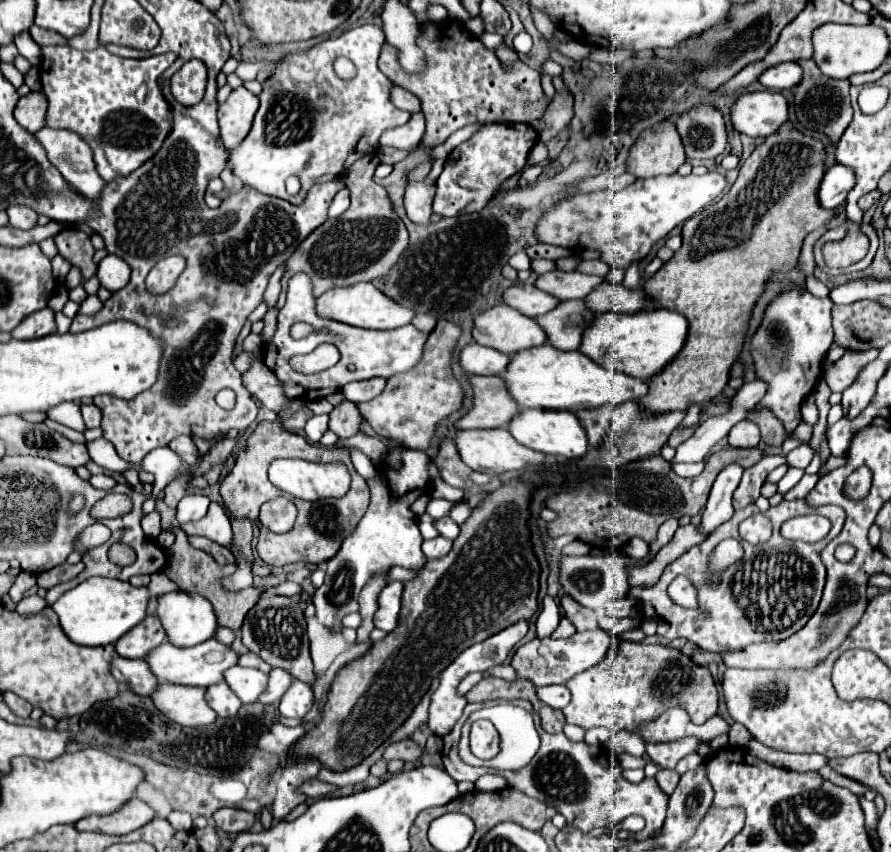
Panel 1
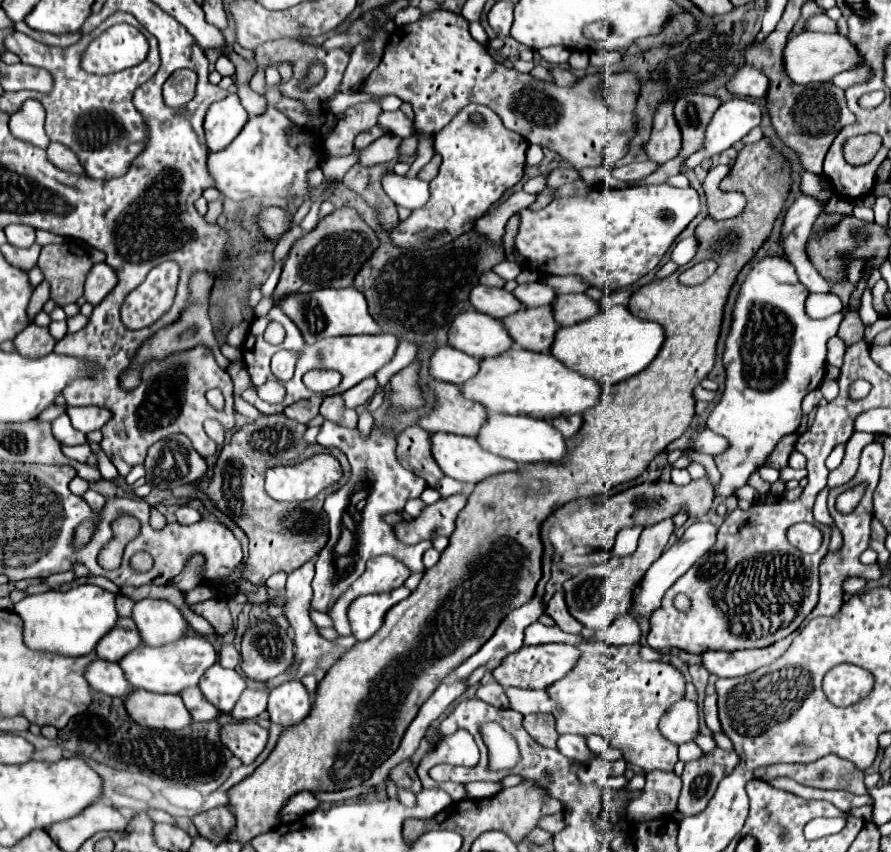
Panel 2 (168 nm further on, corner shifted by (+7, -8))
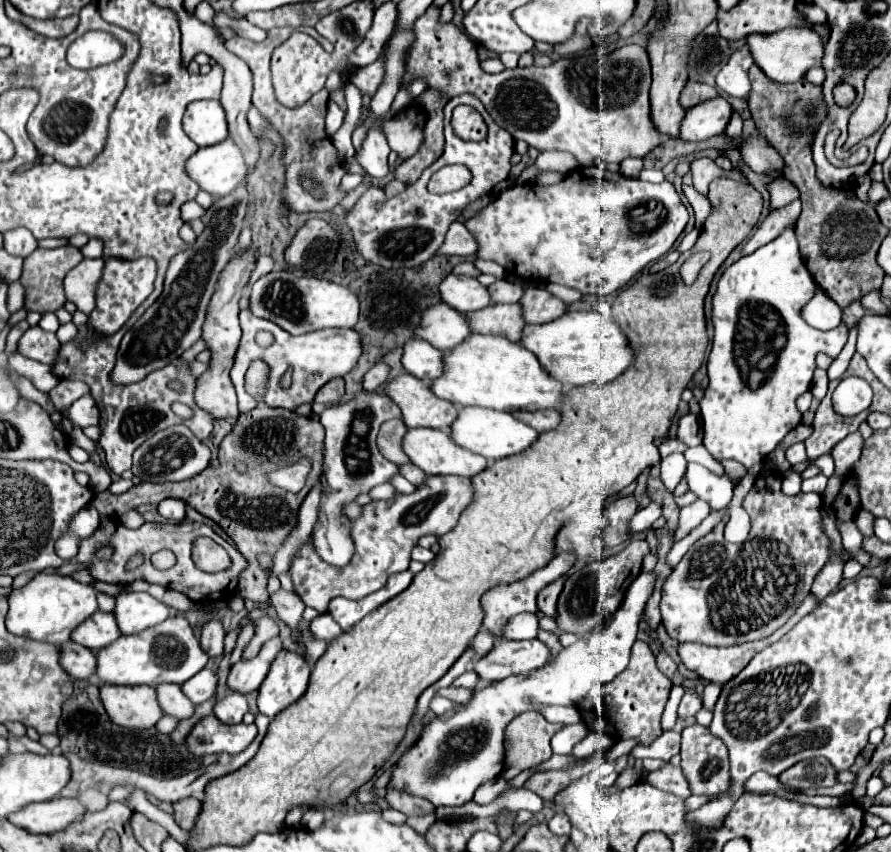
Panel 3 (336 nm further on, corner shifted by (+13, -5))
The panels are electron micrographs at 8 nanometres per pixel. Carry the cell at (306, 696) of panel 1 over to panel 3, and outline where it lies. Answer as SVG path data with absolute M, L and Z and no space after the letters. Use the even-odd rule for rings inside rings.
M286 648L280 650L258 690L258 710L268 718L274 718L294 704L306 692L310 672L312 668L302 654Z

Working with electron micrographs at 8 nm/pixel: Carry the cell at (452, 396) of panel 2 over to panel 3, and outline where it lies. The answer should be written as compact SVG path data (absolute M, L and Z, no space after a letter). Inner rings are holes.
M400 374L392 378L384 394L398 404L402 410L402 420L406 428L442 428L446 430L458 416L454 404L432 394L426 380L418 380L410 374Z

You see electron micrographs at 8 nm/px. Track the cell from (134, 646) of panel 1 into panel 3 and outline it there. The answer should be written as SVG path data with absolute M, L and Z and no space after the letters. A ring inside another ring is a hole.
M94 612L90 618L86 618L86 622L82 622L82 626L78 626L78 630L74 630L70 638L76 644L82 644L96 652L102 646L112 644L118 636L120 636L120 630L118 630L114 614Z

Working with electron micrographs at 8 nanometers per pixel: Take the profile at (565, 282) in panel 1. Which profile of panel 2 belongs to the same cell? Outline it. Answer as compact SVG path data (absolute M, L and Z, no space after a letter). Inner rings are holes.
M534 281L534 283L526 283L526 285L518 285L514 291L514 297L518 297L526 307L540 307L540 305L552 305L552 301L558 297L556 289Z

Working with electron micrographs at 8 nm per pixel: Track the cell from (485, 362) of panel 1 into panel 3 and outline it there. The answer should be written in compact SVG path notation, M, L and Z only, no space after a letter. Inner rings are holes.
M412 338L402 346L402 366L420 380L438 378L442 374L442 352L426 340Z

